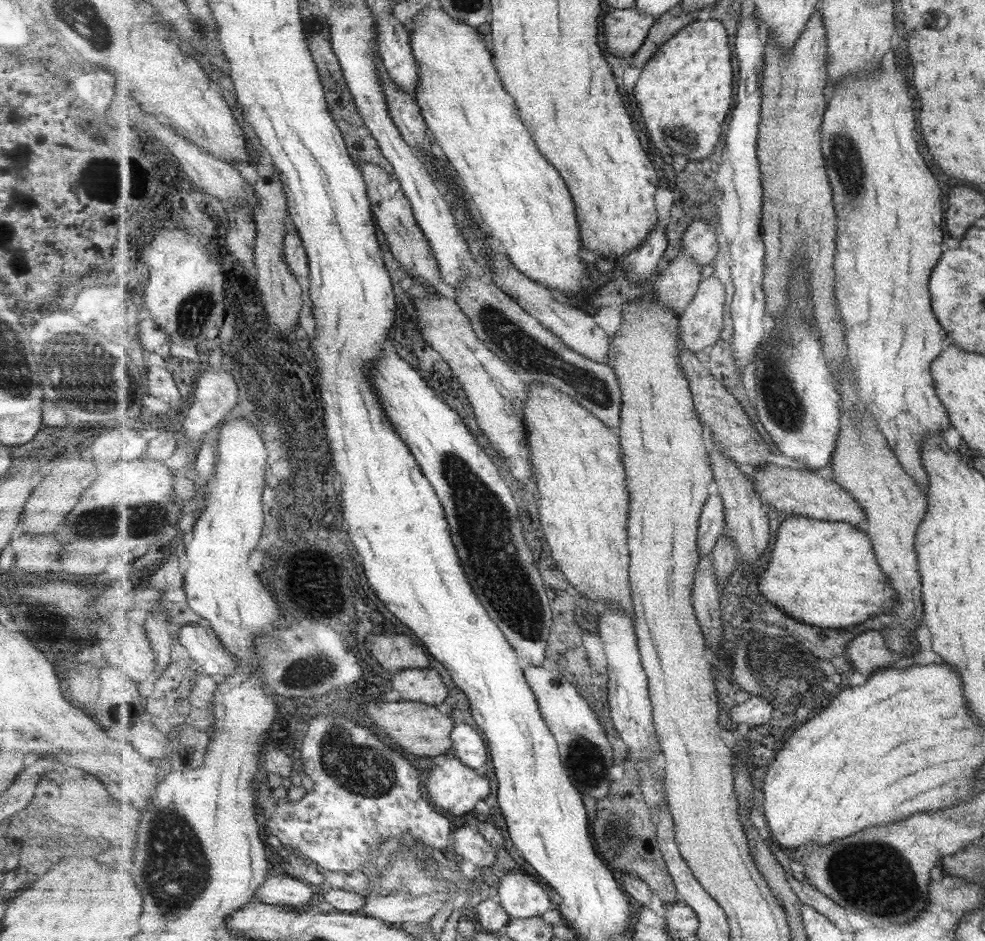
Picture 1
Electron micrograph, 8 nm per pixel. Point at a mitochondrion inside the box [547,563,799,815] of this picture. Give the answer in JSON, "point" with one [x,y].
{"point":[583,757]}

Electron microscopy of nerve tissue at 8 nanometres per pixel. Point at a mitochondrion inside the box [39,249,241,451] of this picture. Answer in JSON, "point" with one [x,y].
{"point":[194,312]}

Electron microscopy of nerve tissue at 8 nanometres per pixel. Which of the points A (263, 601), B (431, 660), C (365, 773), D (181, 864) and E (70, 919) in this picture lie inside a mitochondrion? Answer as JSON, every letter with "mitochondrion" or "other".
{"A":"other","B":"other","C":"mitochondrion","D":"mitochondrion","E":"other"}

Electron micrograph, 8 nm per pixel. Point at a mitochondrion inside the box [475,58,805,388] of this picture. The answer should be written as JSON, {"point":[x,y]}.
{"point":[684,138]}

